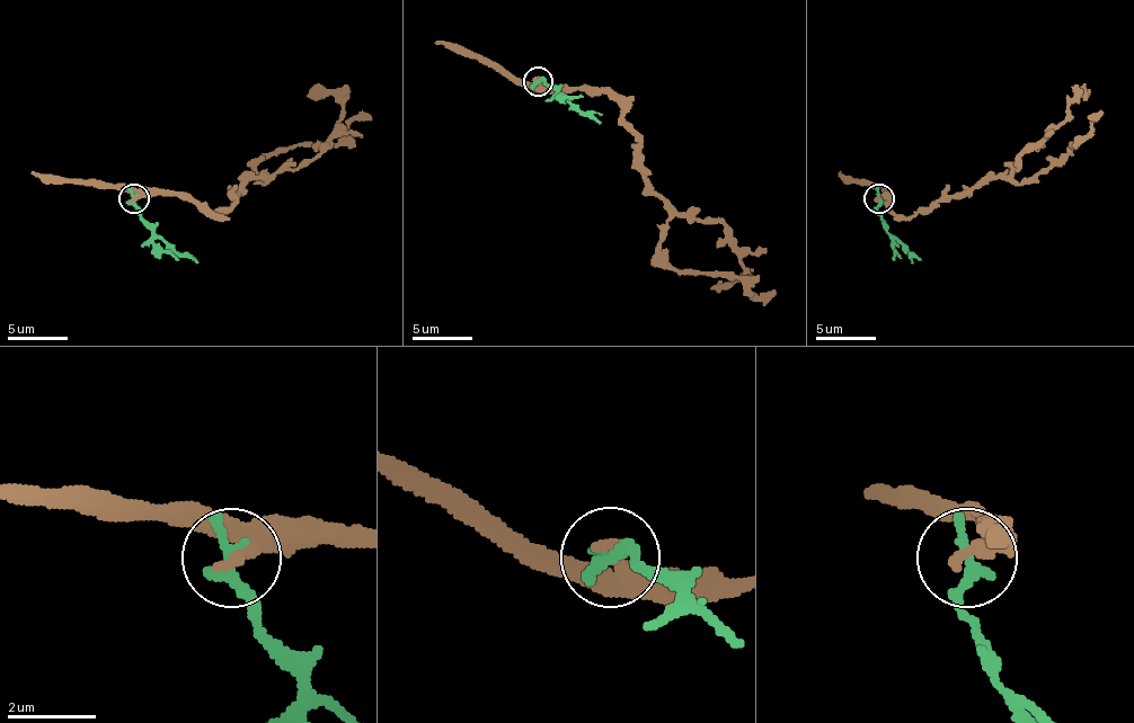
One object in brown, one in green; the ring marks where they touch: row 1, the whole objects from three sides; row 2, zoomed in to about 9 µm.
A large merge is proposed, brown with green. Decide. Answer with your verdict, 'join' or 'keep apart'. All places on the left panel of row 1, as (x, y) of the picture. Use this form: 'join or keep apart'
keep apart

